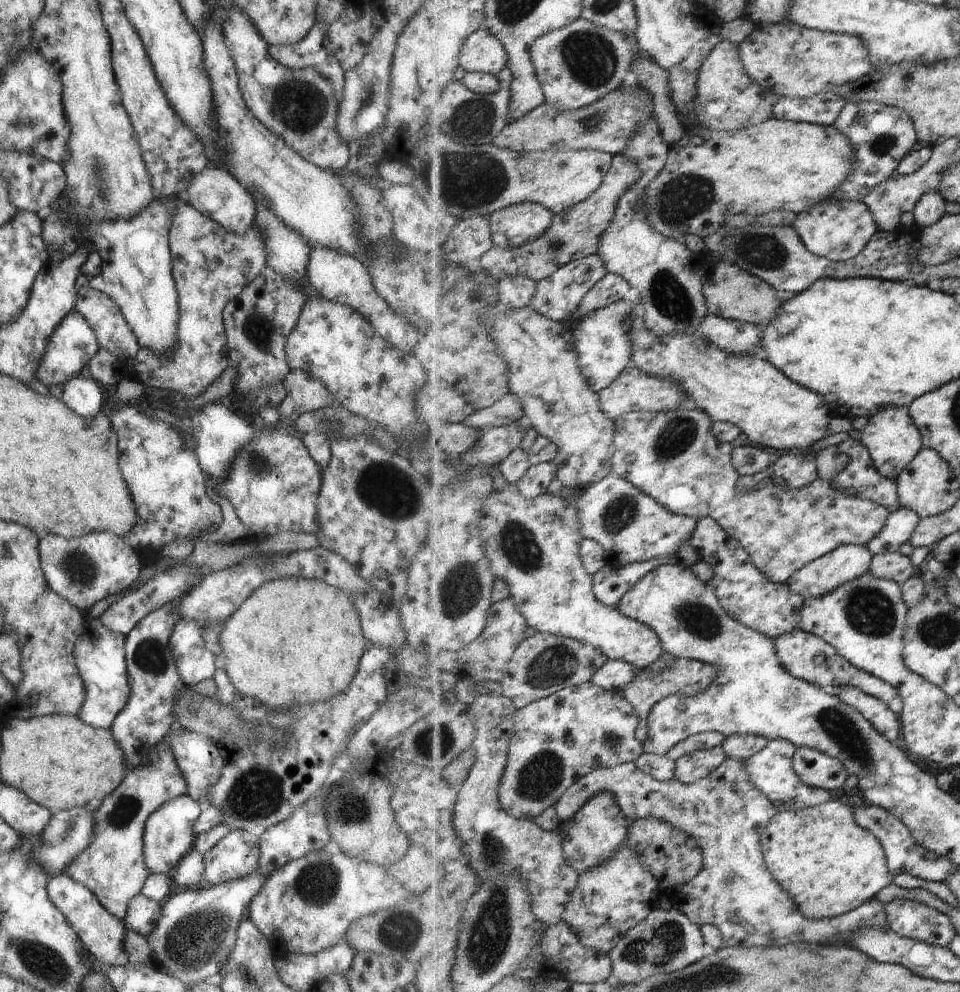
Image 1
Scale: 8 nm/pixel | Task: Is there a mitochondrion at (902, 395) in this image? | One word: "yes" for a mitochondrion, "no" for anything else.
no

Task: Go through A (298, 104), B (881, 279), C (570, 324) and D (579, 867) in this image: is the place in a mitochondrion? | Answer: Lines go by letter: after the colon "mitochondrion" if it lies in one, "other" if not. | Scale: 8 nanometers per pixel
A: mitochondrion
B: other
C: other
D: other

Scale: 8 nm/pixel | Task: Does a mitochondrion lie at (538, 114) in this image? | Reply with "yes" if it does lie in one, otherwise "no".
no

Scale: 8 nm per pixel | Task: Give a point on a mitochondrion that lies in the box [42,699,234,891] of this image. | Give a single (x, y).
(124, 812)

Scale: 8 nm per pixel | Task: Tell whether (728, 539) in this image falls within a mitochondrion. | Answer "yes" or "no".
no

